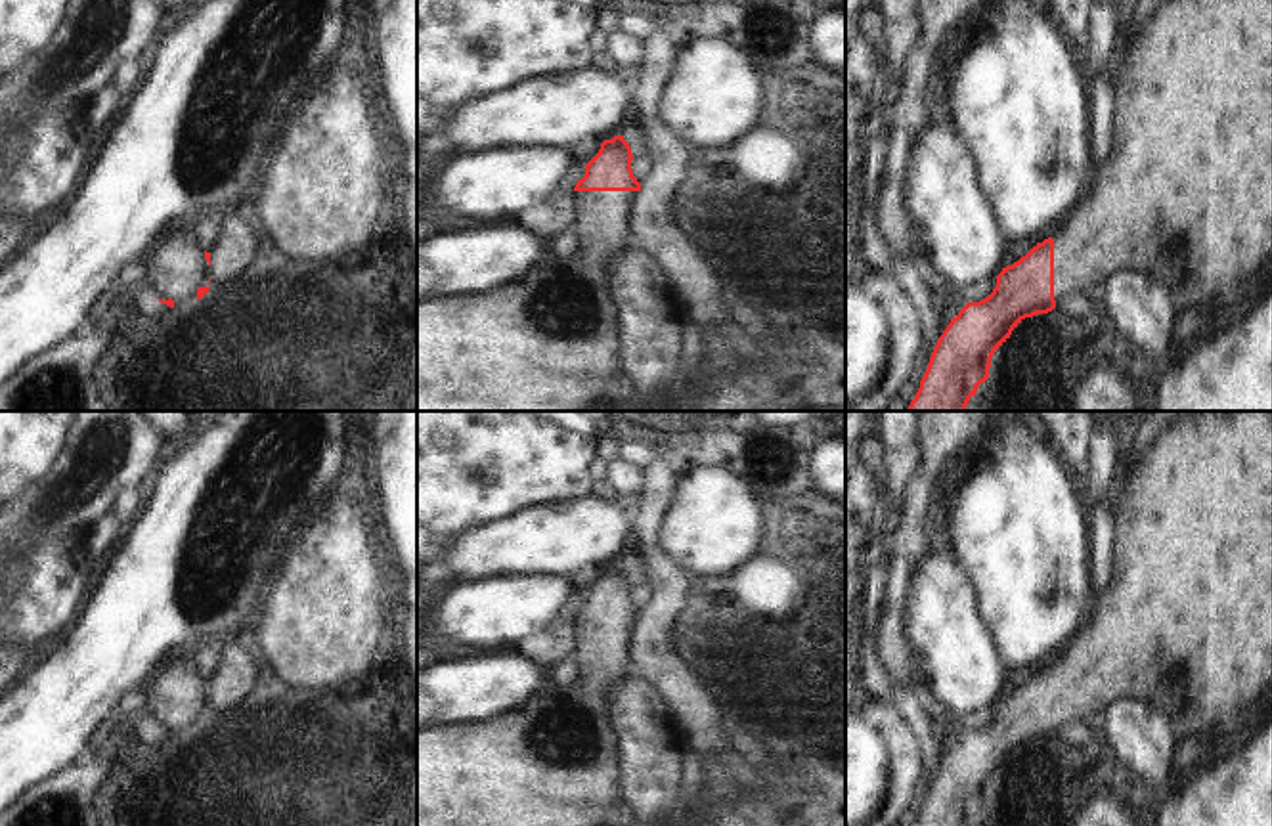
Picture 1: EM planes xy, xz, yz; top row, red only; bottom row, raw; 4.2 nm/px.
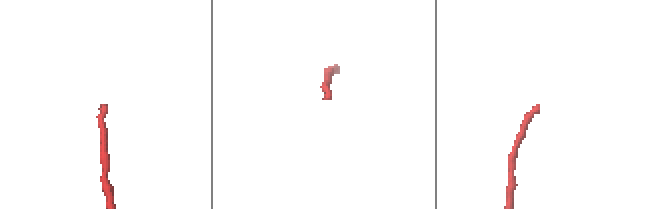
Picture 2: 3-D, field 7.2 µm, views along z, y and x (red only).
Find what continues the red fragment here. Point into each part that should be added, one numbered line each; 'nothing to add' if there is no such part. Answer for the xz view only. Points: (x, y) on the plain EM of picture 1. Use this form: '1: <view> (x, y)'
1: xz (555, 761)

